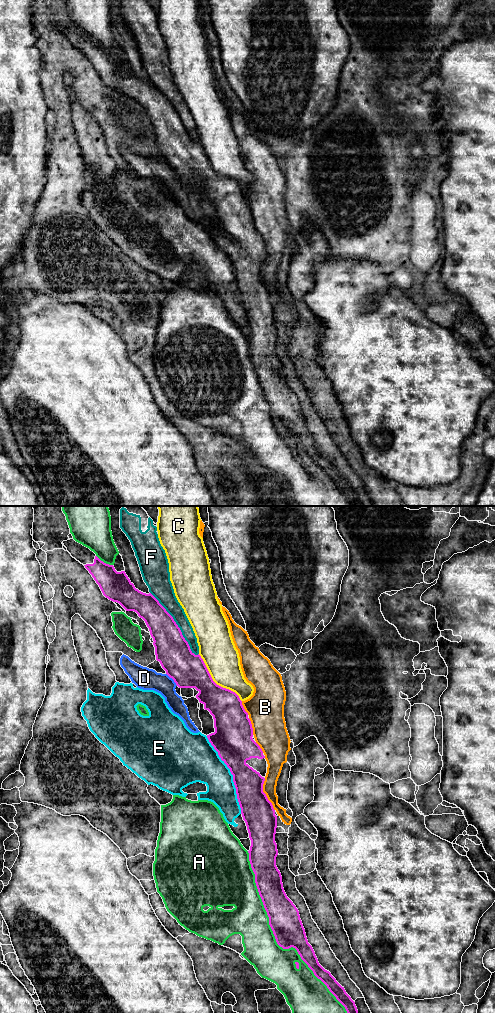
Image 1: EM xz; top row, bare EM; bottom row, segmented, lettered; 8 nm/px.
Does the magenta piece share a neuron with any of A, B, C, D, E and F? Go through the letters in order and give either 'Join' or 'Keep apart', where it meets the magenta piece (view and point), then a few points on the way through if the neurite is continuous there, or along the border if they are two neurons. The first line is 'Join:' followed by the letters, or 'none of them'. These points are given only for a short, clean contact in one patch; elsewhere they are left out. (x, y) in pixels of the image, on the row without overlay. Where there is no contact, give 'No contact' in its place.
Join: none of them
A: Keep apart. Touches magenta at xz (276, 428)
B: Keep apart. Touches magenta at xz (265, 282)
C: Keep apart. Touches magenta at xz (214, 170)
D: Keep apart. Touches magenta at xz (172, 166)
E: Keep apart. Touches magenta at xz (232, 262)
F: Keep apart. Touches magenta at xz (176, 112)

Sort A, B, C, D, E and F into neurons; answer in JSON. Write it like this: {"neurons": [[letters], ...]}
{"neurons": [["A"], ["B"], ["C"], ["D", "E"], ["F"]]}

